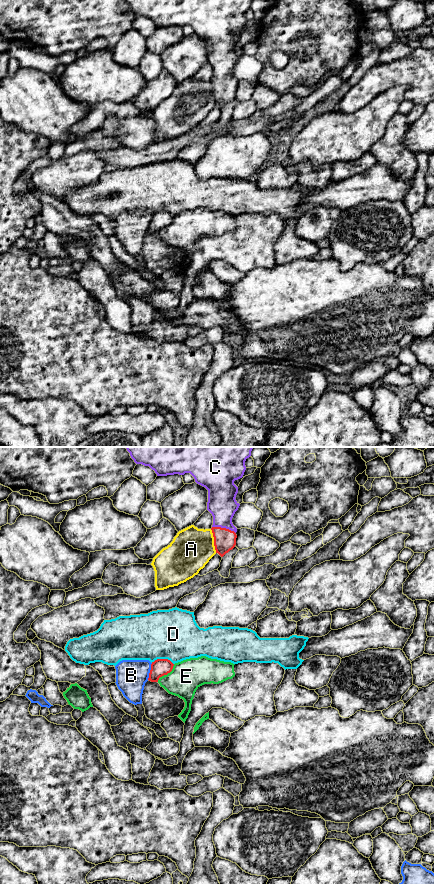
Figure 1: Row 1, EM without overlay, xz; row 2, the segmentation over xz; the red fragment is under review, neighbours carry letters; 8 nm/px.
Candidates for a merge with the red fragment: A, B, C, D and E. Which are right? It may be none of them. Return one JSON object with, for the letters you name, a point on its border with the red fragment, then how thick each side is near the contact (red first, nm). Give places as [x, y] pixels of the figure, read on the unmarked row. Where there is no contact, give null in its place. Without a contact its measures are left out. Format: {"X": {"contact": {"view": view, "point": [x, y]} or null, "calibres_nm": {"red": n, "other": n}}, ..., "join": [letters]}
{"C": {"contact": {"view": "xz", "point": [224, 80]}, "calibres_nm": {"red": 180, "other": 220}}, "join": ["C"]}

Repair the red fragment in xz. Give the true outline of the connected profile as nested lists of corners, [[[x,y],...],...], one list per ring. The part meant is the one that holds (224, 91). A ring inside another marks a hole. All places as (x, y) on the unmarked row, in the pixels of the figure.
[[[126,0],[136,16],[149,18],[157,28],[190,25],[195,34],[208,42],[207,62],[213,68],[212,85],[216,105],[223,109],[236,97],[237,80],[232,70],[240,56],[236,53],[235,32],[243,29],[245,13],[253,0]]]

